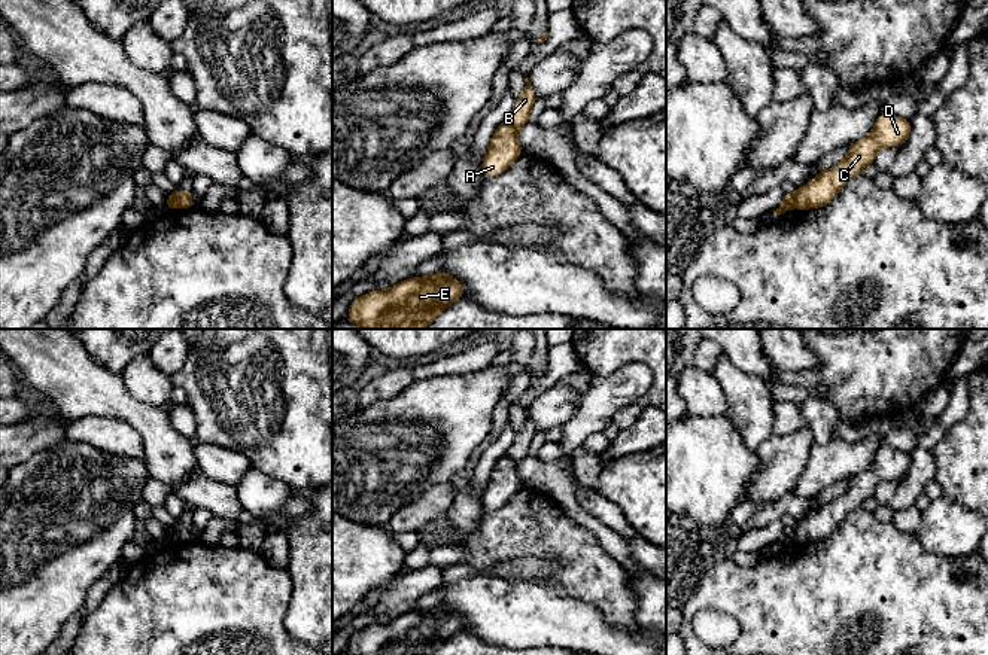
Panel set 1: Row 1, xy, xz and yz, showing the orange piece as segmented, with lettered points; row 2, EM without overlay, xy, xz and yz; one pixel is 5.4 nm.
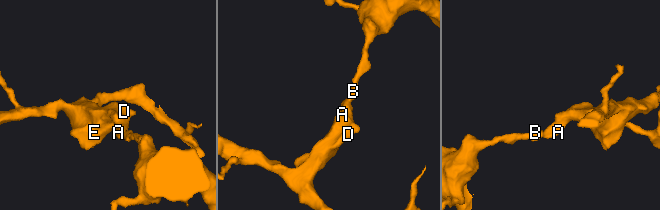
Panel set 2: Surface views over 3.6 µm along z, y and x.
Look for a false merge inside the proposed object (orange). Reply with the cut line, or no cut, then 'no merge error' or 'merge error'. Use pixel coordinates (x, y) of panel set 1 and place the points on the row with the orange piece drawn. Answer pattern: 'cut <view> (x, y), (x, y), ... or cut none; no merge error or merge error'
cut xy (175, 192), (179, 206); merge error

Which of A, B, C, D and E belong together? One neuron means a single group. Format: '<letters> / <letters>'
A C D E / B

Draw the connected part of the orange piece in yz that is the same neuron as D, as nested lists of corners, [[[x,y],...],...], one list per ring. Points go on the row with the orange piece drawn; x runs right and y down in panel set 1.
[[[881,113],[869,135],[848,146],[846,158],[830,170],[818,173],[796,191],[794,208],[820,208],[829,204],[848,180],[863,171],[884,147],[905,144],[911,132],[911,119]]]

